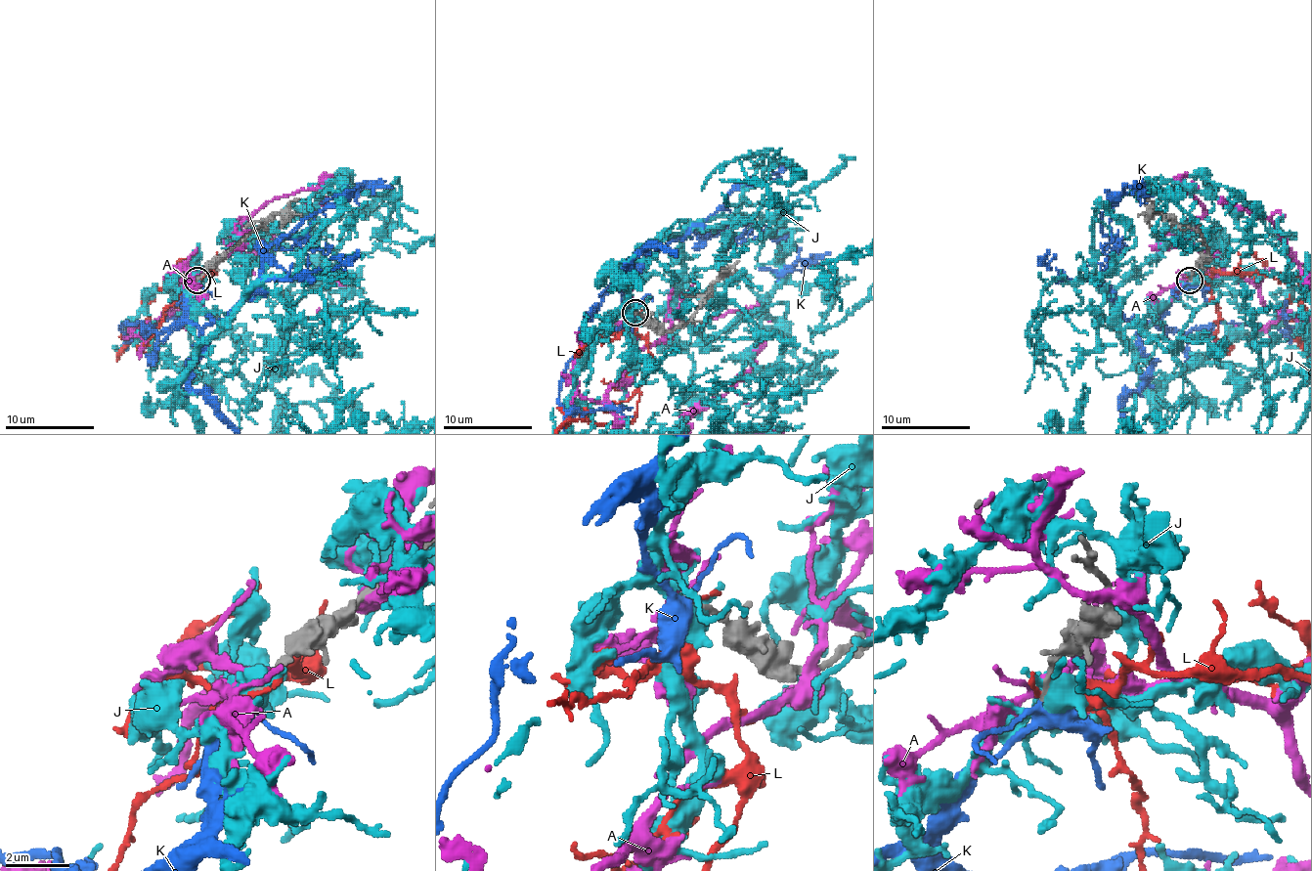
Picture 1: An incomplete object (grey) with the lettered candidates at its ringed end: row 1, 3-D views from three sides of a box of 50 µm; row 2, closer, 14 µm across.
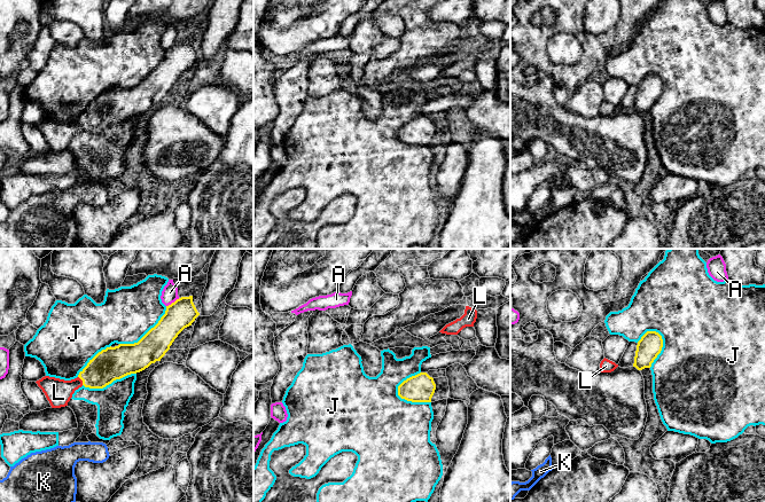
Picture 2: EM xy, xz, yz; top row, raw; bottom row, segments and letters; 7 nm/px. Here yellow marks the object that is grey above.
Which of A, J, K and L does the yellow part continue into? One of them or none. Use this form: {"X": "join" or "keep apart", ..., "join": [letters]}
{"A": "keep apart", "J": "keep apart", "K": "join", "L": "keep apart", "join": ["K"]}

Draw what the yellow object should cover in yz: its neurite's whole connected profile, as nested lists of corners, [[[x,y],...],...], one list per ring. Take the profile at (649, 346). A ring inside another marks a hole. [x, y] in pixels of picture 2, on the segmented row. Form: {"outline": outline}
{"outline": [[[647,331],[638,342],[633,367],[638,370],[650,368],[662,347],[662,336],[656,331]]]}

